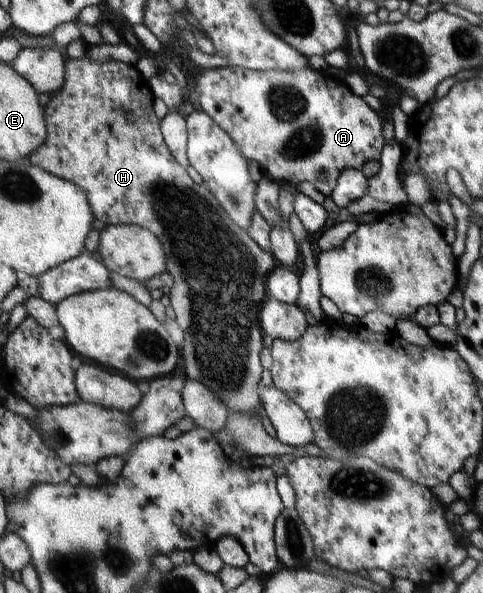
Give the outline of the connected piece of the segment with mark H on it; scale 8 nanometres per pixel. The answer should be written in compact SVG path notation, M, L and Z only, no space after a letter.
M87 56L79 59L65 59L65 81L61 89L53 94L50 101L44 107L44 118L47 126L47 137L44 144L41 144L30 156L29 160L32 164L38 165L42 170L50 174L66 179L72 184L80 186L86 193L89 205L91 206L93 215L98 220L102 220L106 225L138 225L143 229L148 229L161 242L163 251L166 253L166 271L172 275L174 284L170 289L169 298L170 306L174 308L176 314L175 321L180 324L180 328L186 334L186 342L184 342L184 350L181 354L184 356L185 378L194 379L195 381L205 384L211 388L220 400L227 406L230 411L242 411L247 413L255 413L262 407L259 397L258 388L260 387L261 374L265 371L260 362L260 351L263 349L262 337L264 332L261 326L258 326L258 314L260 314L260 306L266 300L267 288L265 282L268 275L276 266L276 259L271 252L262 250L250 235L242 230L220 206L215 196L208 190L204 184L196 184L183 166L170 154L166 143L164 142L160 120L154 113L155 96L151 88L146 83L145 78L138 72L138 69L122 61L115 61L108 58L105 62L89 60Z

